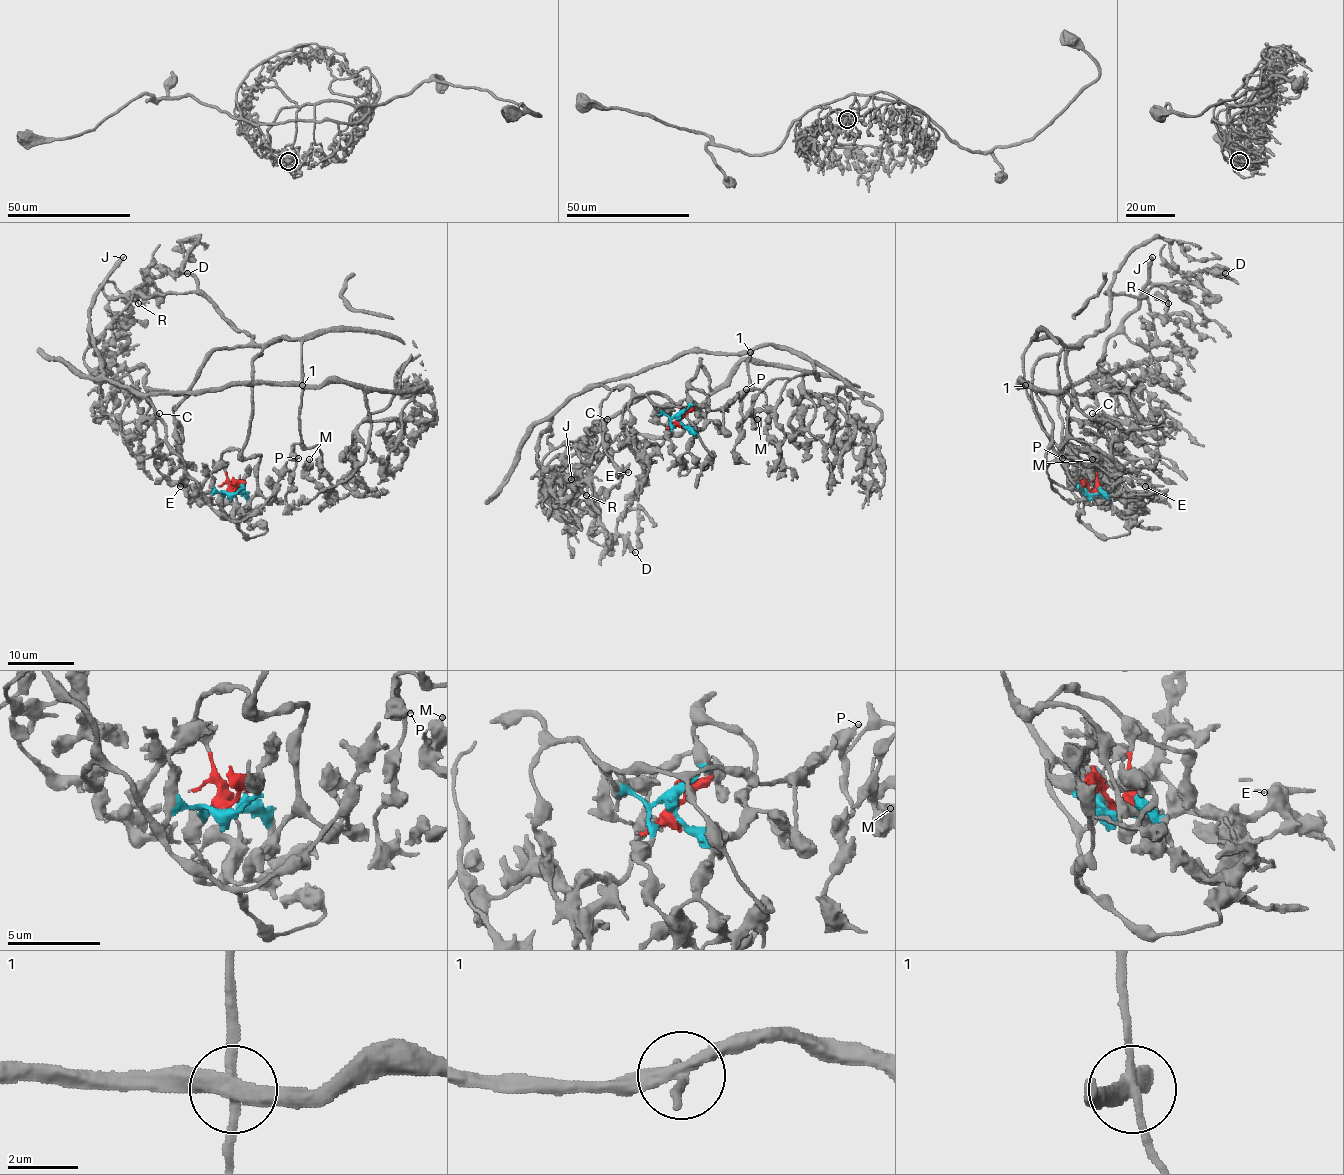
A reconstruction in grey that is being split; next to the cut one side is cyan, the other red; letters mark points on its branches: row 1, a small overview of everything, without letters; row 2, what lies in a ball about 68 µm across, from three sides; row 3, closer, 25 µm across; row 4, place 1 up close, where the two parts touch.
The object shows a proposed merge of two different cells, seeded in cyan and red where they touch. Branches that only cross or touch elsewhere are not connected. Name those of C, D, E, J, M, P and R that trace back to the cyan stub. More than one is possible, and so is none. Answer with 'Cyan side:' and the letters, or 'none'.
Cyan side: C, E, J, M, R

